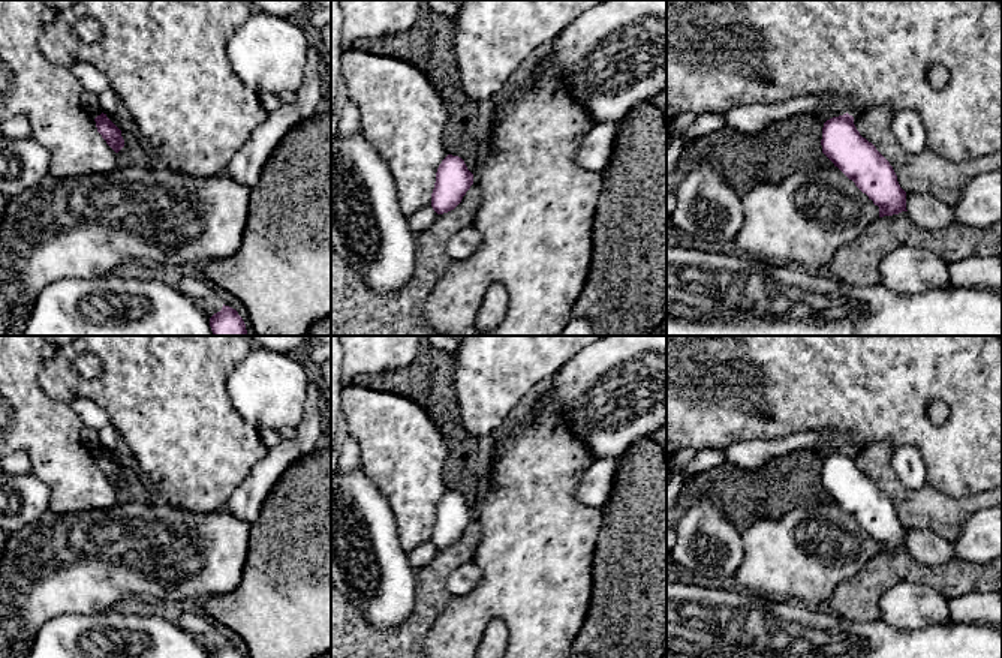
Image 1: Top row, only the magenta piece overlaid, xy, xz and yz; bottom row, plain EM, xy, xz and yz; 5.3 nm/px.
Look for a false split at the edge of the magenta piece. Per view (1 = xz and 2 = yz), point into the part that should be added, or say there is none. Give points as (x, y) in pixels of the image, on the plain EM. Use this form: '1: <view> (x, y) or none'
1: none
2: none

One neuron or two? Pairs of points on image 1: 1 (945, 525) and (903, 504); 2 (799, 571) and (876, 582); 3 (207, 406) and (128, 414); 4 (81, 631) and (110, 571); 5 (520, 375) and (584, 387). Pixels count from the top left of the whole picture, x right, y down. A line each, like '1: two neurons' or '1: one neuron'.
1: one neuron
2: two neurons
3: one neuron
4: two neurons
5: two neurons

